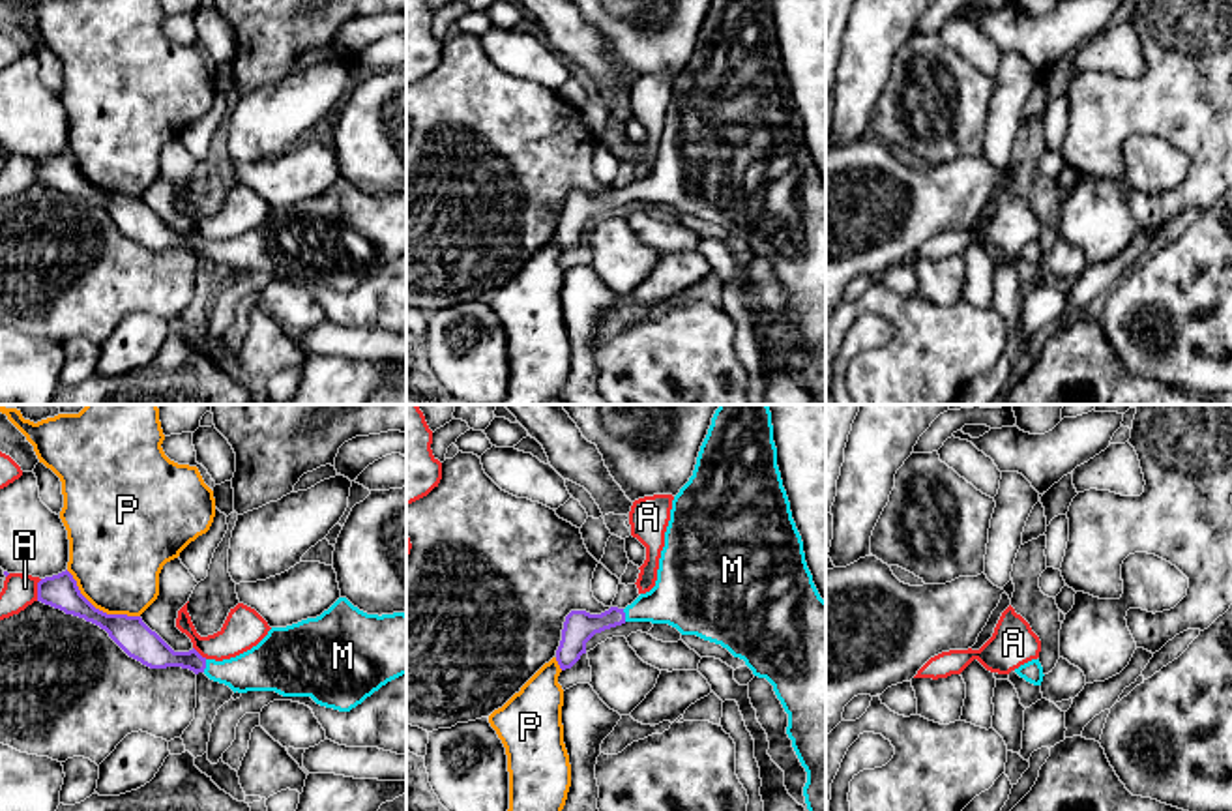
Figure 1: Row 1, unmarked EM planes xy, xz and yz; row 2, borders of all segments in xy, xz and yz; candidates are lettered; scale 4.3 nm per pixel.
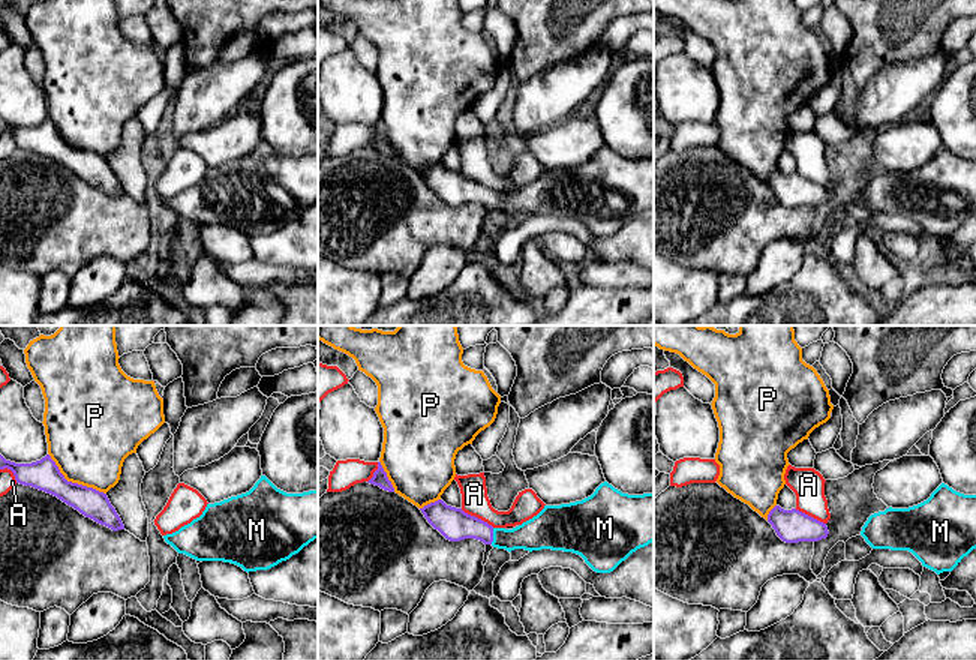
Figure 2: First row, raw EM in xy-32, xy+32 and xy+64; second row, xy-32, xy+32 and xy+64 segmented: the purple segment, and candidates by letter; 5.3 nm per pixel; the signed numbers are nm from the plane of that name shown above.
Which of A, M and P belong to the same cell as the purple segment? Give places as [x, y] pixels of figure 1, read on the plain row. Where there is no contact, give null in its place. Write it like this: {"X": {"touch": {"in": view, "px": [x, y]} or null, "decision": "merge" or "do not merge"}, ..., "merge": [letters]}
{"A": {"touch": {"in": "xy", "px": [38, 171]}, "decision": "do not merge"}, "M": {"touch": {"in": "xy", "px": [205, 246]}, "decision": "merge"}, "P": {"touch": {"in": "xy", "px": [98, 190]}, "decision": "do not merge"}, "merge": ["M"]}

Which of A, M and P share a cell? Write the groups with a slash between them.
A / M / P

